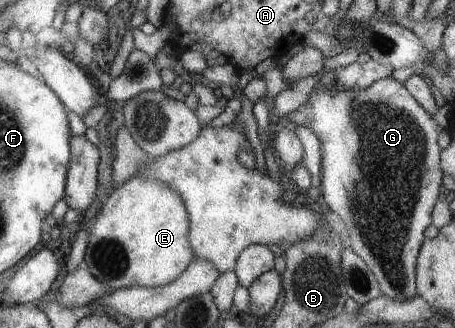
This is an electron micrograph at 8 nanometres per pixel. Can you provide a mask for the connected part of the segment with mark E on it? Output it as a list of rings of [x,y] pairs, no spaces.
[[[132,177],[116,186],[107,195],[94,225],[89,227],[85,255],[82,263],[104,287],[125,289],[128,287],[159,287],[171,283],[193,260],[187,241],[187,214],[182,199],[160,181]]]

